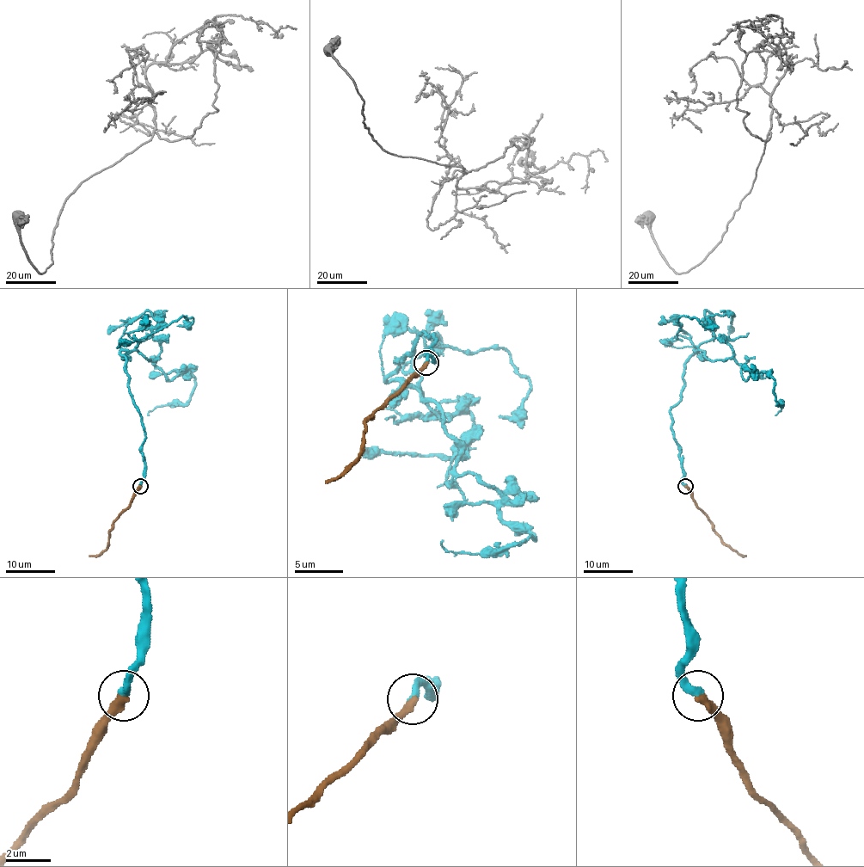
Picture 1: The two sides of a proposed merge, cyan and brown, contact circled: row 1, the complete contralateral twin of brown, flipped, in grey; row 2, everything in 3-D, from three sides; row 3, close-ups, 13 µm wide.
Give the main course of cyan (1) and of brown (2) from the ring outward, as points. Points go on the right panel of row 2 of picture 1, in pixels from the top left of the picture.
1: (685, 486), (670, 409), (695, 351), (711, 360), (734, 359), (745, 380), (767, 372), (782, 406), (775, 415)
2: (685, 486), (695, 504), (712, 523), (712, 528), (729, 546), (746, 556)

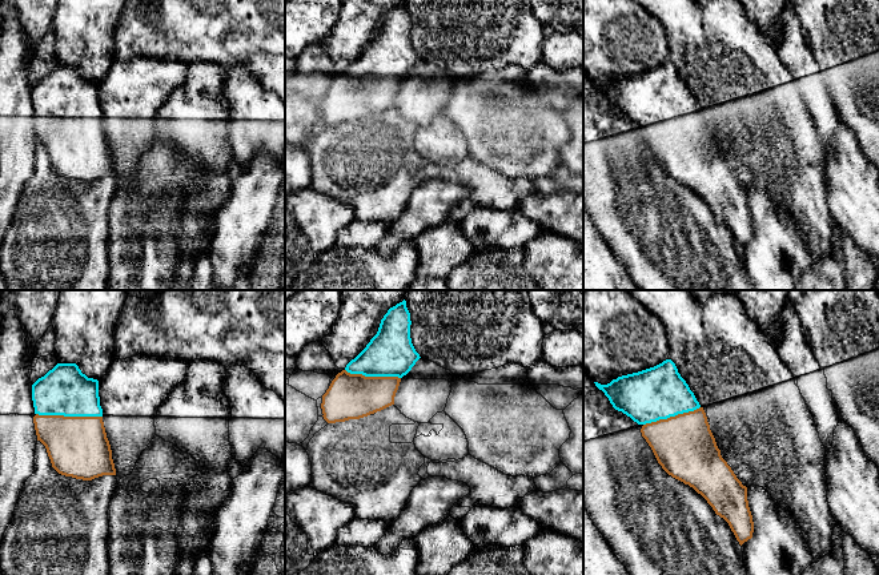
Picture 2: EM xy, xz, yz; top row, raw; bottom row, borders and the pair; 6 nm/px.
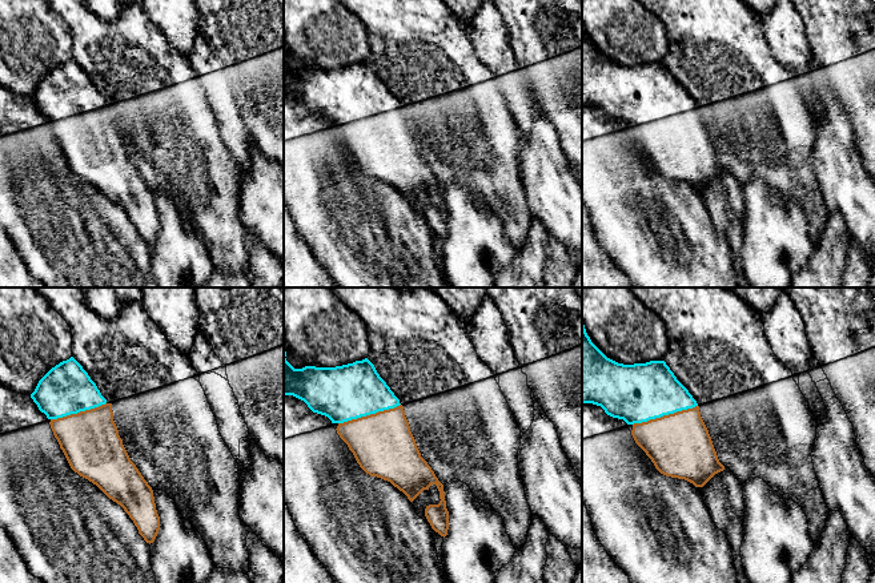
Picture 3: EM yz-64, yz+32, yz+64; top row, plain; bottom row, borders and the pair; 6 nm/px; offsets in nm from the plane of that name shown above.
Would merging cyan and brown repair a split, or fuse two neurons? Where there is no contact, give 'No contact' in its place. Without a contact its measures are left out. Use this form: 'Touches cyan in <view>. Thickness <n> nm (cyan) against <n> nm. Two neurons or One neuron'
Touches cyan in xy. Thickness 300 nm (cyan) against 360 nm. One neuron

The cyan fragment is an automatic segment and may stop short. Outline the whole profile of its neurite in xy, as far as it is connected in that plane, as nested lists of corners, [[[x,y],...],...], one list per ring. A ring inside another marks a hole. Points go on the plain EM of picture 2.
[[[57,65],[32,87],[32,102],[37,142],[45,148],[52,169],[59,176],[83,182],[116,177],[97,81],[83,76],[76,65]]]

